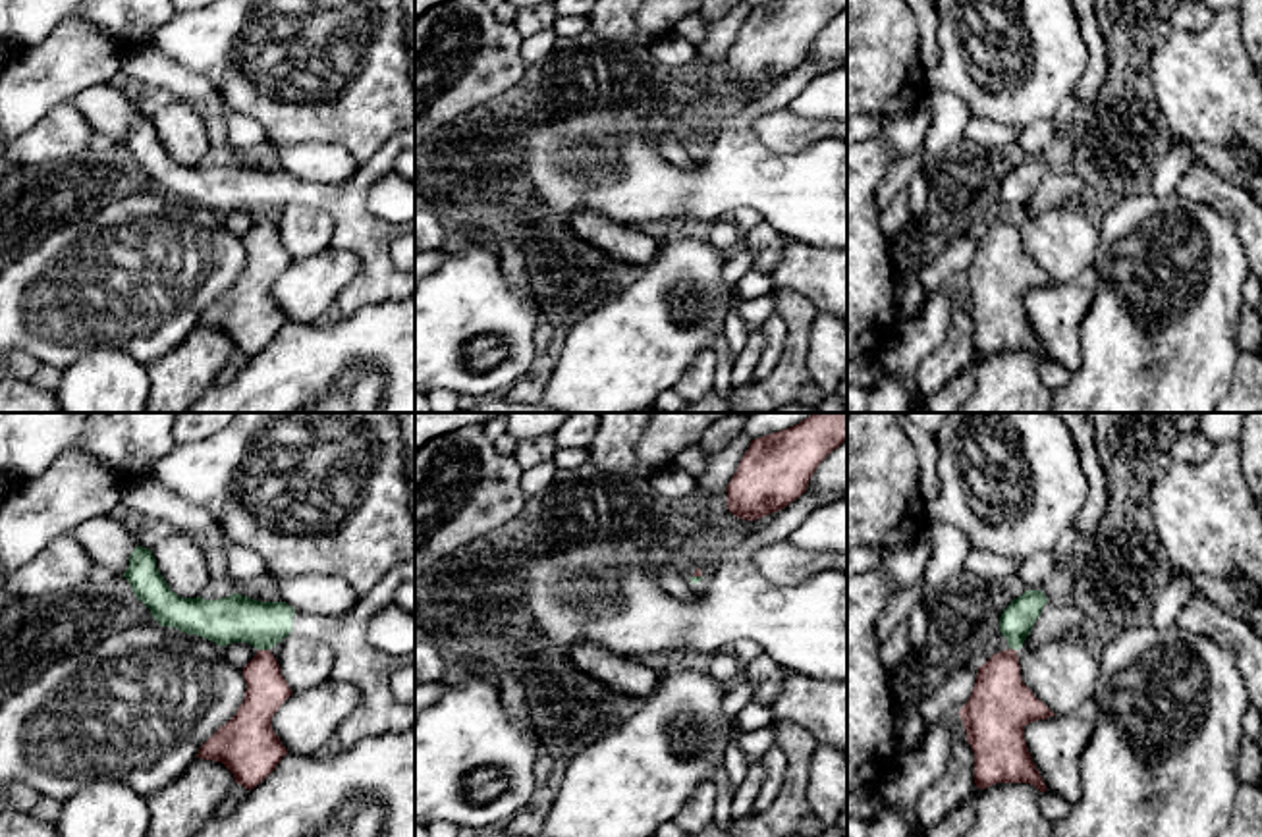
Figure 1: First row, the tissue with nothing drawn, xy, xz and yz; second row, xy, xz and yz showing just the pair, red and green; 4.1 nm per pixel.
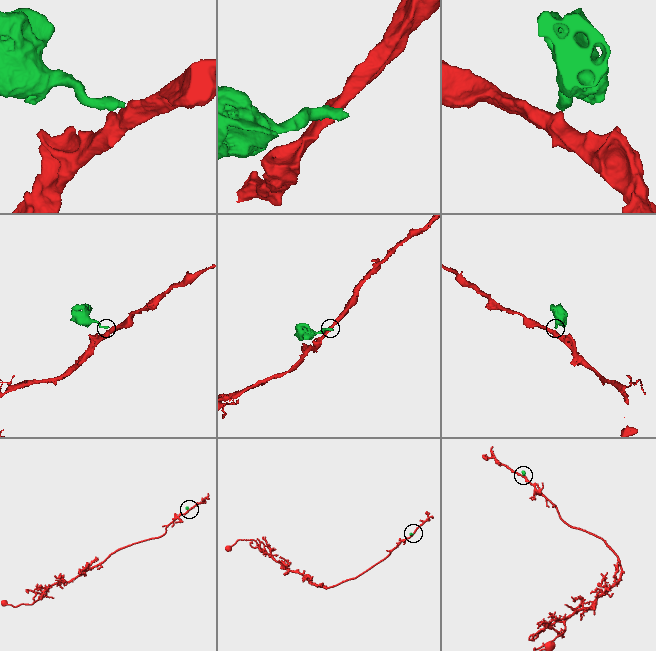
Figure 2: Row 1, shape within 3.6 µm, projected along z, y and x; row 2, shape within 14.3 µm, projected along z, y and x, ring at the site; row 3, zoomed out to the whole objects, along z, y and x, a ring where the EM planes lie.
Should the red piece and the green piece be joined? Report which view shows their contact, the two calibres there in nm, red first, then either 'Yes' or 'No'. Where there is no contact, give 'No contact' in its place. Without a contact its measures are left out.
Touches red in xy. Thickness 170 nm (red) against 190 nm. No

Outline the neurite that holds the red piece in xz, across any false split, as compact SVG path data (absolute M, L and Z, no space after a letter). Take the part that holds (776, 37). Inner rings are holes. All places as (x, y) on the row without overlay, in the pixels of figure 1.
M774 0L753 8L727 52L727 77L745 89L782 79L845 8L847 0Z

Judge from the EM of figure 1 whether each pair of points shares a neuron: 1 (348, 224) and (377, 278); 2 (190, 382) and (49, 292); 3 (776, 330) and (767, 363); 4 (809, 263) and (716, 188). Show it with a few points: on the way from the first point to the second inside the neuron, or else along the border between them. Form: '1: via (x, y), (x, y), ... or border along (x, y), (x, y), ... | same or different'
1: via (361, 238), (375, 251), (377, 265) | same
2: border along (192, 330), (147, 367) | different
3: via (776, 338), (770, 355) | same
4: border along (790, 238), (826, 247) | different

